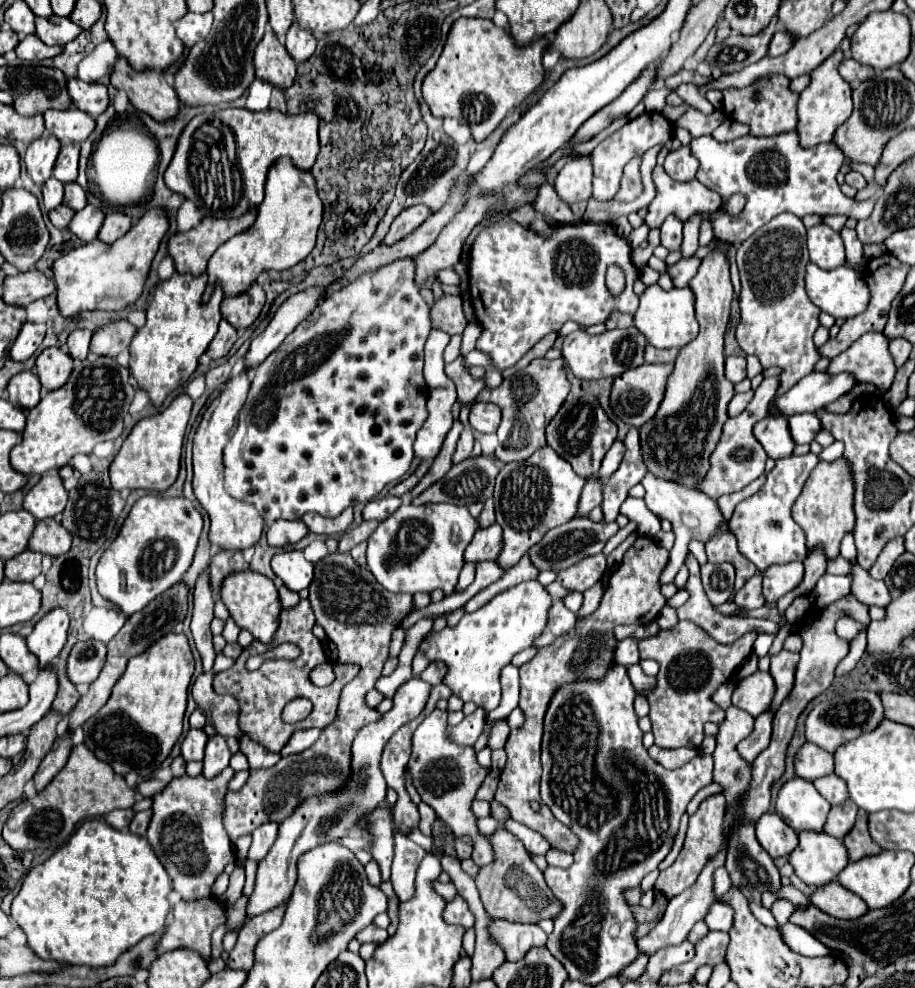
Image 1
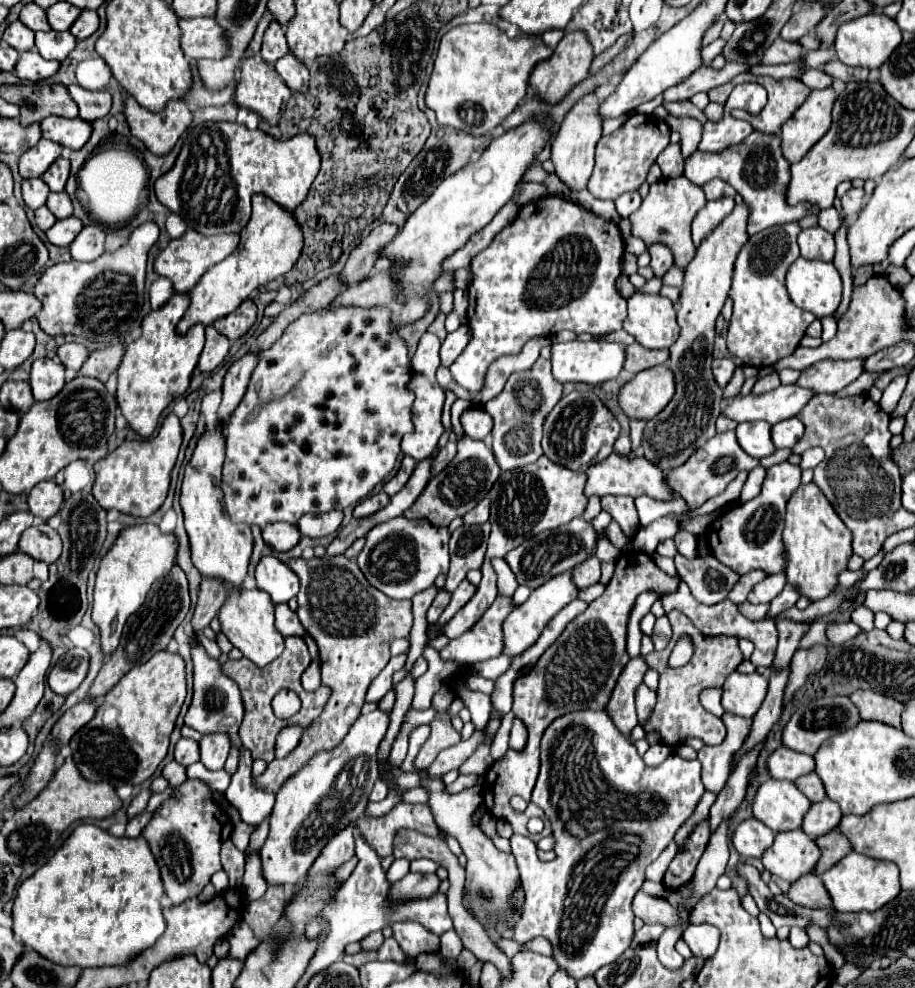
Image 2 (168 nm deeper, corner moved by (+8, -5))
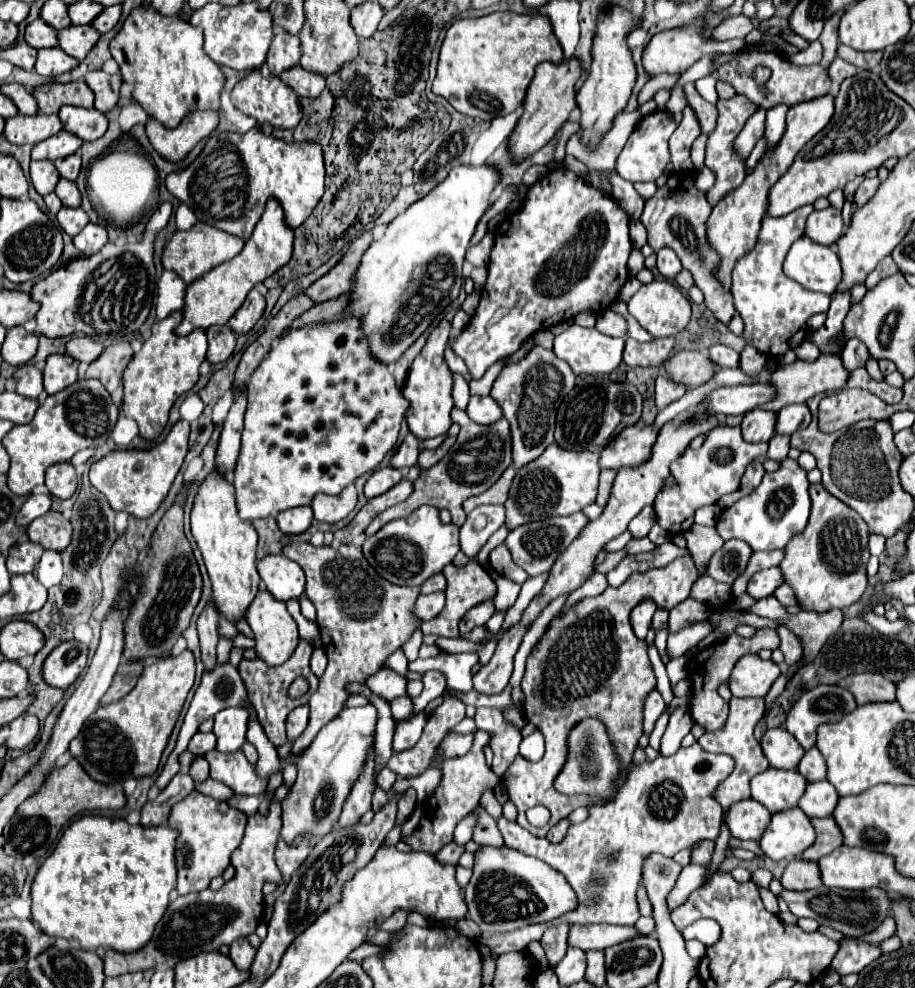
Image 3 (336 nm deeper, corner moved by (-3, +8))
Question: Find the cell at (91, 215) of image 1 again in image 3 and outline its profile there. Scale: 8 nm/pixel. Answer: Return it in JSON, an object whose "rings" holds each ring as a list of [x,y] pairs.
{"rings":[[[61,208],[57,214],[57,220],[59,220],[59,226],[69,236],[77,236],[89,222],[89,216],[83,212],[83,208]]]}

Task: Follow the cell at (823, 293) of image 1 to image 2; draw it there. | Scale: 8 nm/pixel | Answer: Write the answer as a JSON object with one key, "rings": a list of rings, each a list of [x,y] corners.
{"rings":[[[798,257],[786,271],[786,289],[794,305],[798,305],[804,311],[814,313],[818,319],[832,315],[832,311],[838,309],[842,299],[842,279],[834,263],[826,261],[810,261],[804,257]]]}

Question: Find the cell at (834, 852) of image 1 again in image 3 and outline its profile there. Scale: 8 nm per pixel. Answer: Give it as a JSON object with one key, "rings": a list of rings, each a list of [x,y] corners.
{"rings":[[[791,808],[773,814],[759,844],[771,860],[799,858],[811,844],[815,844],[815,828],[801,808]]]}

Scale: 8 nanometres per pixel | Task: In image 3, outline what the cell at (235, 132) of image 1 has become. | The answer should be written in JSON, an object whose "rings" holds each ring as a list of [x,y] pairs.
{"rings":[[[255,126],[245,134],[217,128],[217,132],[205,140],[205,148],[201,150],[201,154],[185,170],[171,172],[165,184],[167,184],[167,190],[177,200],[185,202],[195,212],[197,220],[247,240],[257,224],[257,218],[261,218],[263,214],[267,198],[271,196],[275,196],[281,202],[285,210],[285,222],[291,228],[297,228],[299,224],[303,224],[323,196],[323,180],[325,180],[325,160],[323,160],[323,150],[319,142],[313,142],[313,140],[285,142],[281,138],[275,138],[273,134],[269,136],[263,134],[263,130]]]}

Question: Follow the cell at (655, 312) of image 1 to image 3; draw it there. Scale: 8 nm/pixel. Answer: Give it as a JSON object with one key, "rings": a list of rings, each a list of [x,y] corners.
{"rings":[[[653,280],[651,284],[643,284],[639,292],[627,302],[629,314],[653,336],[653,338],[663,338],[663,336],[675,336],[681,332],[691,318],[691,302],[687,296],[679,290],[677,284],[669,280]]]}

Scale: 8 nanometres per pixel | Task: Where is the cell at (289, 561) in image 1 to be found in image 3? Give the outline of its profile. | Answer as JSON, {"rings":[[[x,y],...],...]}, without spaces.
{"rings":[[[271,554],[259,560],[257,564],[259,576],[265,582],[265,588],[277,598],[277,600],[291,600],[299,598],[305,590],[305,574],[303,568],[289,560],[283,554]]]}

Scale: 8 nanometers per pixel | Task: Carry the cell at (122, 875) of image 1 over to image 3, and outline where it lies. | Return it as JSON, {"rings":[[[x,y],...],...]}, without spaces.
{"rings":[[[83,816],[83,818],[75,820],[63,832],[63,836],[61,836],[57,848],[53,850],[53,854],[37,870],[37,876],[35,876],[33,886],[31,886],[31,898],[33,898],[31,920],[33,920],[33,924],[37,924],[41,932],[47,932],[47,936],[65,938],[65,940],[77,940],[83,950],[97,950],[99,946],[103,946],[103,948],[115,948],[117,952],[135,952],[135,950],[143,948],[143,944],[147,944],[147,940],[151,940],[151,936],[155,932],[155,924],[163,918],[163,912],[169,906],[169,894],[177,884],[175,838],[177,838],[177,832],[167,824],[163,824],[163,826],[141,826],[141,824],[133,826],[127,820],[107,818],[107,816]]]}

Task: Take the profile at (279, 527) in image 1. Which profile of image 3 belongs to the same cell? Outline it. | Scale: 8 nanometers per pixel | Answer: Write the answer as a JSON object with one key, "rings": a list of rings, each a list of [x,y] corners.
{"rings":[[[309,506],[283,510],[277,516],[277,524],[279,524],[279,530],[285,534],[291,534],[291,536],[303,534],[313,524],[313,510]]]}

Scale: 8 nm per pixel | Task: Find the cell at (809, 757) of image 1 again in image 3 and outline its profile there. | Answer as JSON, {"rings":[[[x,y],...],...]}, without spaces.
{"rings":[[[785,728],[767,730],[761,738],[761,748],[773,768],[787,768],[787,770],[797,768],[805,752],[805,748]]]}

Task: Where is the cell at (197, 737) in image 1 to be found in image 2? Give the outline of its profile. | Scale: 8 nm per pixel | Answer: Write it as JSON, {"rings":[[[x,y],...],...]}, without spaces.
{"rings":[[[180,739],[176,743],[176,749],[174,749],[174,755],[176,755],[176,761],[180,765],[192,765],[196,761],[200,761],[200,751],[198,751],[198,743],[192,741],[192,739]]]}

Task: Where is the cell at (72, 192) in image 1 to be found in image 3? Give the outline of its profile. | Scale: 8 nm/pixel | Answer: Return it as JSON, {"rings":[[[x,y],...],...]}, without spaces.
{"rings":[[[61,178],[59,184],[57,184],[57,188],[55,188],[55,194],[61,198],[63,206],[71,206],[71,208],[81,206],[81,194],[79,194],[75,182],[71,182],[71,180]]]}

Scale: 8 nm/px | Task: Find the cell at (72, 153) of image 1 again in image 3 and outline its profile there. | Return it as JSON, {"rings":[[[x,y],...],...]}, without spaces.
{"rings":[[[71,154],[71,156],[59,158],[59,160],[55,160],[55,166],[57,166],[61,178],[75,180],[77,174],[79,174],[79,170],[81,170],[81,156],[79,154]]]}

